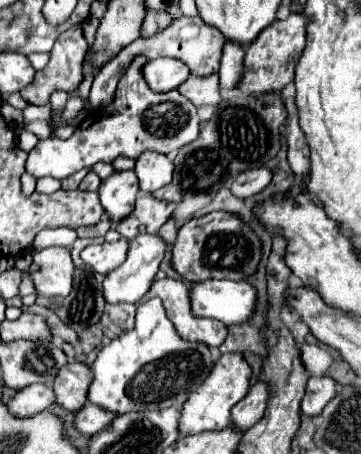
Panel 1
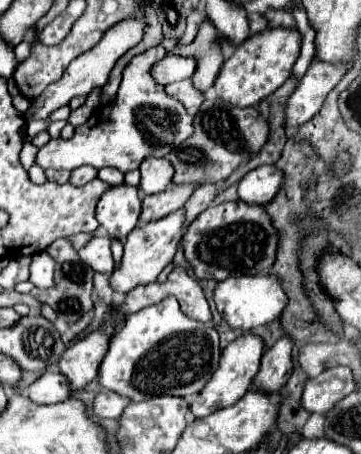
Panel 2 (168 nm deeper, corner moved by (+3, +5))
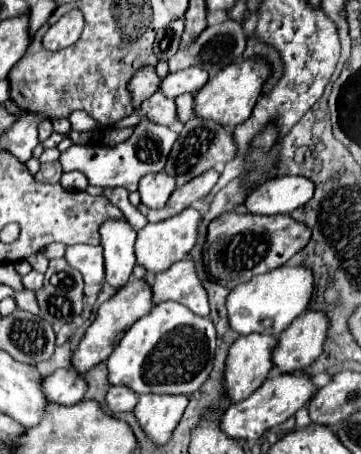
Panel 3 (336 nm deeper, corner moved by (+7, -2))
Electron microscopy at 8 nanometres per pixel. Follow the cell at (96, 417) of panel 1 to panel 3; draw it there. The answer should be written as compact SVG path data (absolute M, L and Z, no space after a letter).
M111 386L107 392L107 406L111 412L129 412L137 404L137 394L127 386Z

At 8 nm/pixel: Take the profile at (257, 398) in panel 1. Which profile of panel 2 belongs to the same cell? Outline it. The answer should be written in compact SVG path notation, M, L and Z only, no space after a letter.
M281 337L269 351L265 351L261 359L261 367L255 375L255 389L275 395L287 383L293 371L293 341L289 337Z

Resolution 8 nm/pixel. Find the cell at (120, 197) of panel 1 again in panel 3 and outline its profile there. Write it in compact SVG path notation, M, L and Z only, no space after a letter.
M109 220L101 226L101 246L105 250L105 282L123 288L131 280L135 266L135 230L125 220Z

